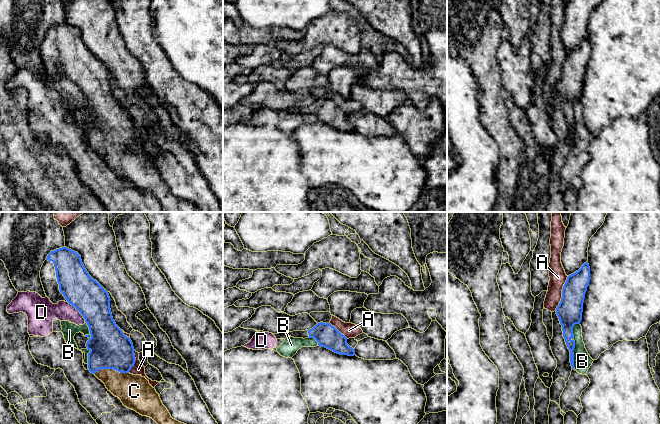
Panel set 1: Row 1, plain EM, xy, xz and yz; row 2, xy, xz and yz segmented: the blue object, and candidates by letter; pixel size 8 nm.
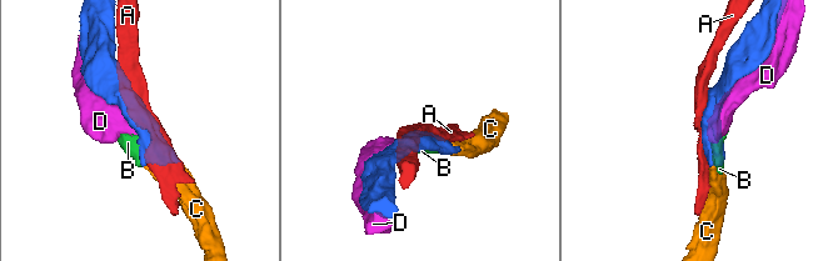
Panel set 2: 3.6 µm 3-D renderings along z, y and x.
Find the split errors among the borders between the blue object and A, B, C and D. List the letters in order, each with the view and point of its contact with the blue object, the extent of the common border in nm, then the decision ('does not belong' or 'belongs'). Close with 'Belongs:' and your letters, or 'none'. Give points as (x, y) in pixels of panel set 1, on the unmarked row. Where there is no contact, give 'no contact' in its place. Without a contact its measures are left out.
A: contact yz (562, 69); length 300 nm; does not belong
B: contact yz (573, 130); length 220 nm; does not belong
C: contact xy (110, 144); length 280 nm; belongs
D: contact xy (78, 86); length 220 nm; does not belong
Belongs: C

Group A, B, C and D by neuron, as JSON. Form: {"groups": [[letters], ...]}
{"groups": [["A"], ["B", "D"], ["C"]]}

